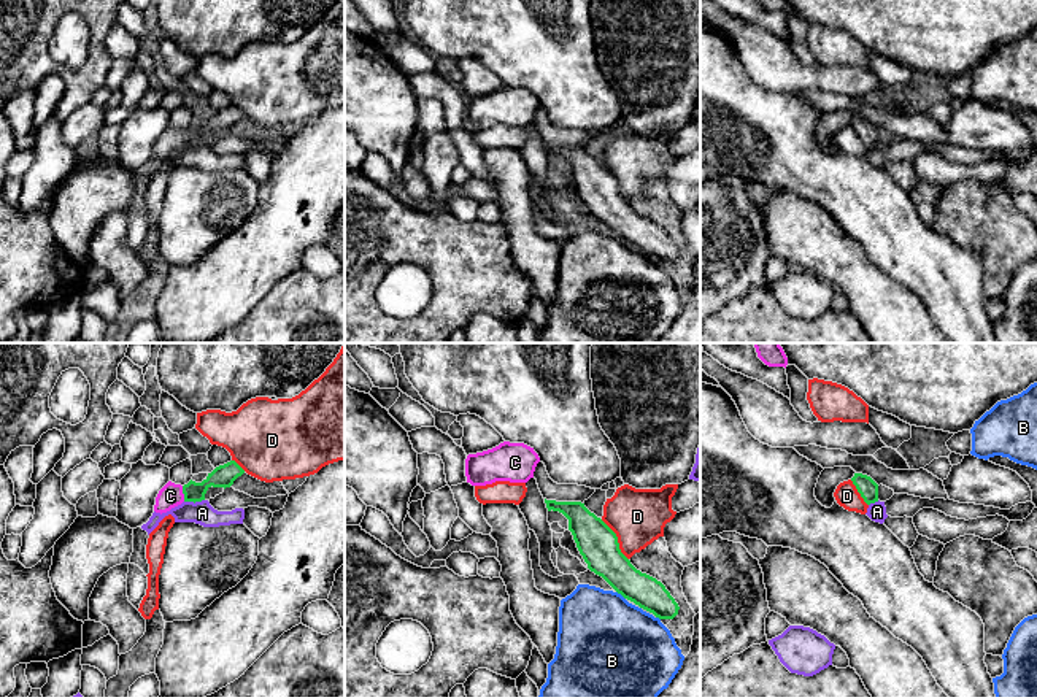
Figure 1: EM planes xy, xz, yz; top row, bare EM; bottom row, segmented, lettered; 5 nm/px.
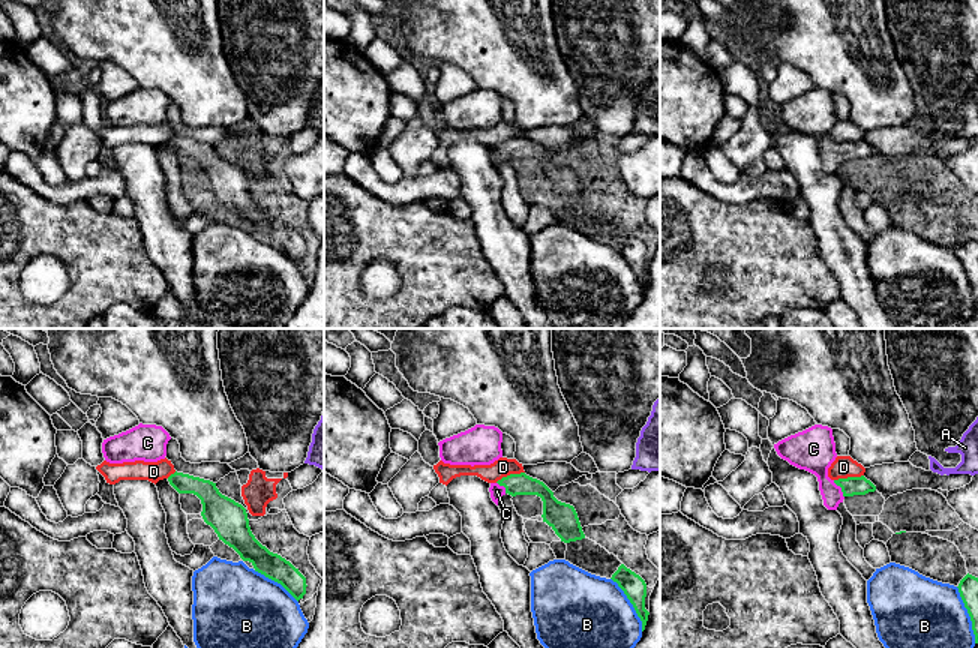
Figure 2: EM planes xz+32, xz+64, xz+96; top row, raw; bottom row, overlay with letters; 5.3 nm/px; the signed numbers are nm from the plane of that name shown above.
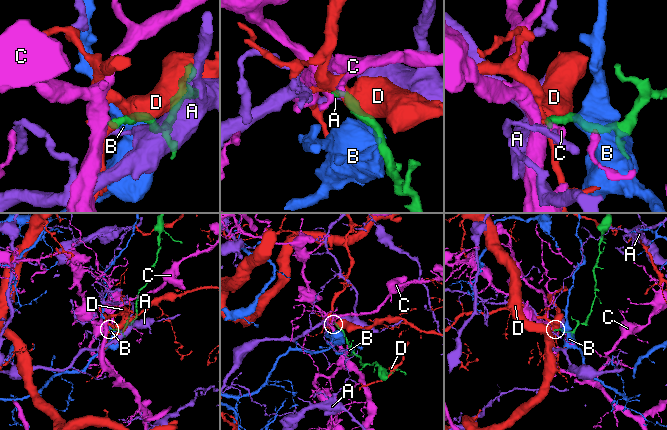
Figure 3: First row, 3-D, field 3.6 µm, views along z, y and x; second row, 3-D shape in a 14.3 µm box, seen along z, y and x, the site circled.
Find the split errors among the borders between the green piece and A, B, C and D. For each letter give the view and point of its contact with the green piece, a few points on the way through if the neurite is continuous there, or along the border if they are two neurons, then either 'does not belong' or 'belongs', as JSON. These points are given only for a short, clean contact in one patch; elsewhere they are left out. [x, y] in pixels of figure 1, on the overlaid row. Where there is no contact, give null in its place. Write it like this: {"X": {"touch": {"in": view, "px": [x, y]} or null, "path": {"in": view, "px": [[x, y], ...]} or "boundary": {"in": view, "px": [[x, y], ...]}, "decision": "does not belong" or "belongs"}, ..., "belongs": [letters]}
{"A": {"touch": {"in": "xy", "px": [194, 502]}, "boundary": {"in": "xy", "px": [[204, 499], [185, 502]]}, "decision": "does not belong"}, "B": {"touch": {"in": "xz", "px": [621, 594]}, "decision": "does not belong"}, "C": {"touch": {"in": "xy", "px": [183, 492]}, "path": {"in": "xy", "px": [[224, 475], [197, 491], [183, 492], [170, 496]]}, "decision": "belongs"}, "D": {"touch": {"in": "xz", "px": [616, 540]}, "decision": "does not belong"}, "belongs": ["C"]}

